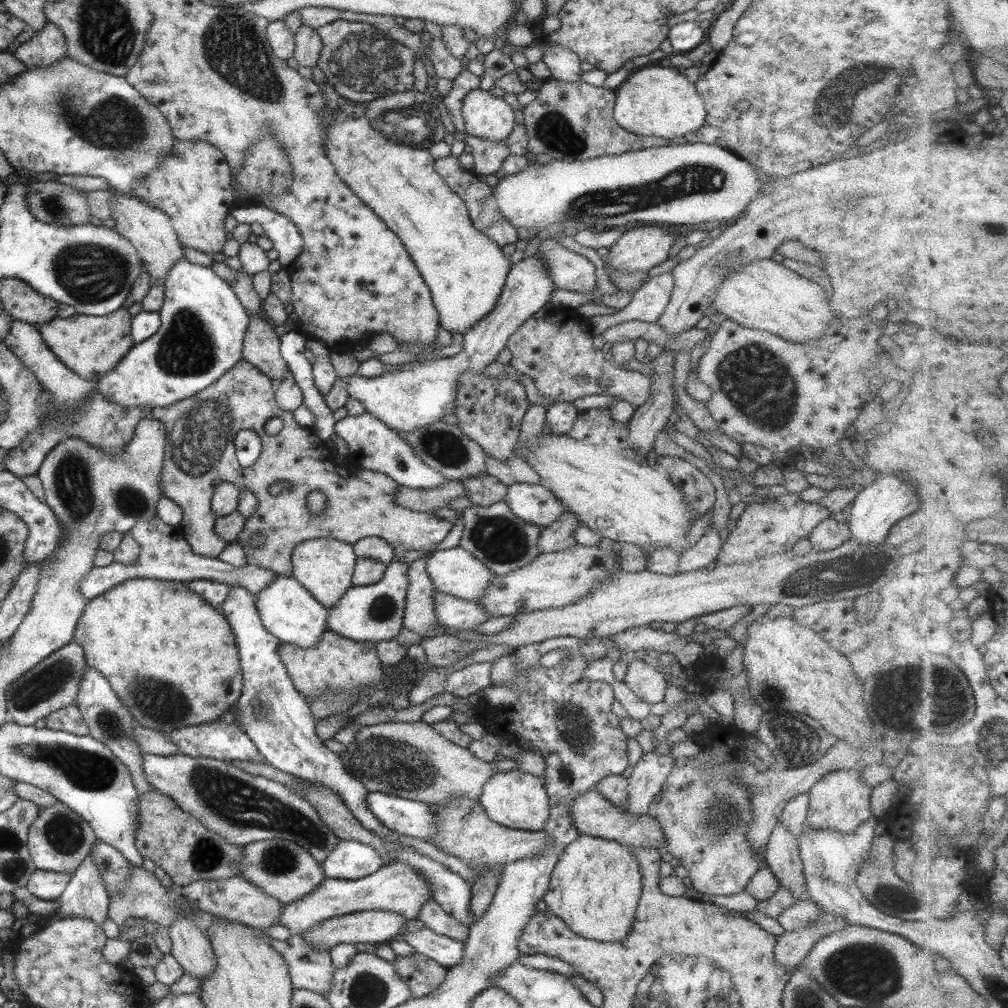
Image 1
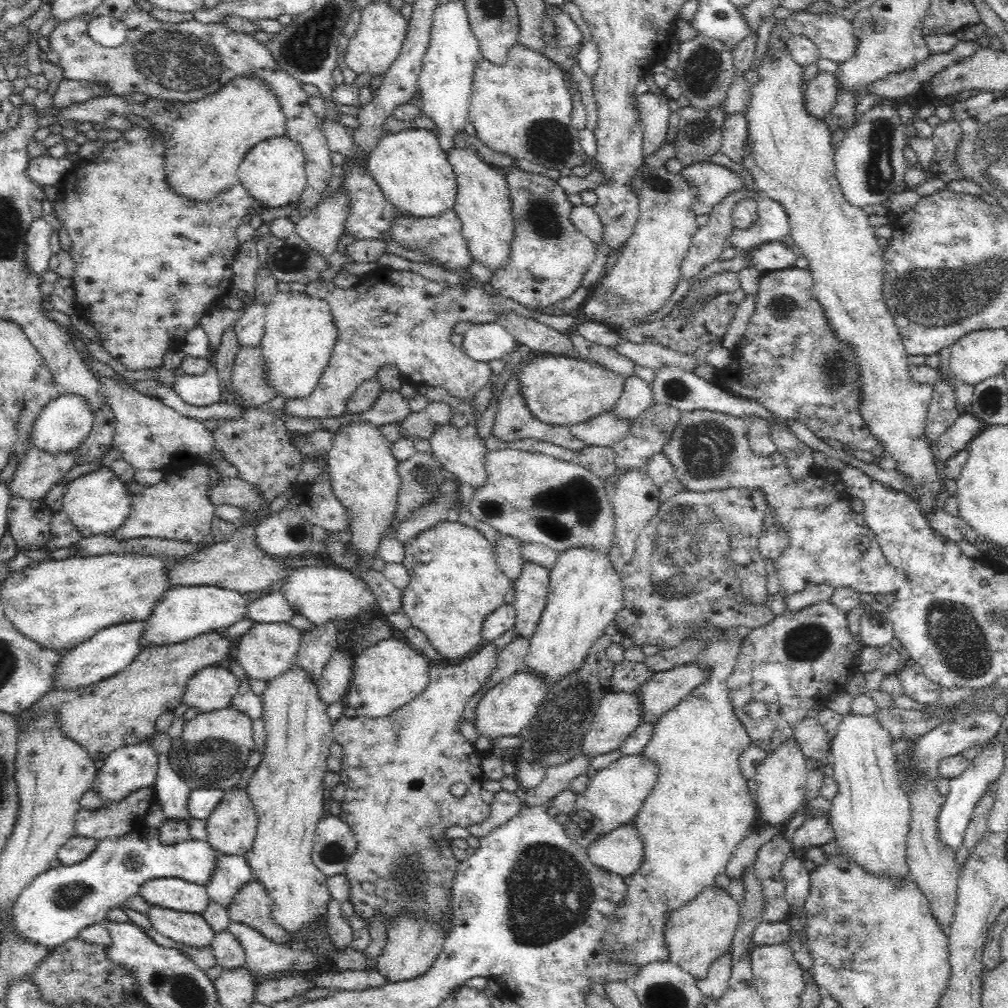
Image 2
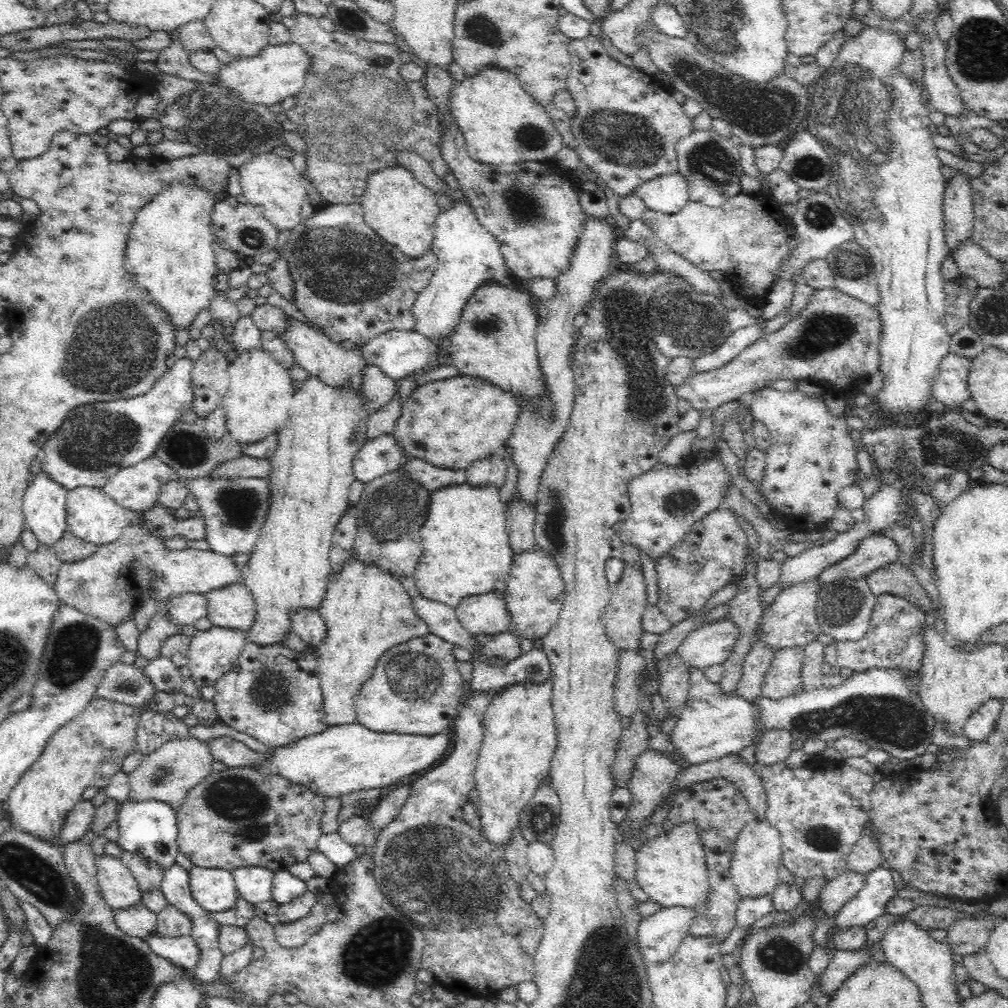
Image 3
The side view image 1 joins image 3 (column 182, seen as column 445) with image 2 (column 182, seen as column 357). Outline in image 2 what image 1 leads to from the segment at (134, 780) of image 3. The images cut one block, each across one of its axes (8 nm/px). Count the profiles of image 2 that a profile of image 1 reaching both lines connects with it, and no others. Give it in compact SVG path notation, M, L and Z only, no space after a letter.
M226 706L209 713L198 713L190 722L185 722L183 732L177 739L171 740L168 762L178 776L186 782L190 790L194 789L232 789L240 780L240 775L246 770L249 754L257 748L252 736L252 721L248 715L238 711L235 707Z

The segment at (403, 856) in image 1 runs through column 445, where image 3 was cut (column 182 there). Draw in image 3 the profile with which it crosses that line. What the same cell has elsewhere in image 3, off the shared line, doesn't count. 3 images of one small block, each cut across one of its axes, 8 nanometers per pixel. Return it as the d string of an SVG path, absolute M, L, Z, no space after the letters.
M172 863L169 867L163 869L164 876L162 876L161 892L165 897L165 900L171 906L178 908L181 912L184 912L192 922L191 938L196 942L196 947L200 949L200 962L193 968L191 974L194 975L196 983L209 983L218 977L220 972L220 963L223 960L223 953L219 946L219 930L220 925L216 923L216 920L210 918L210 913L204 911L204 908L200 907L190 891L190 878L189 872L180 865L180 863Z

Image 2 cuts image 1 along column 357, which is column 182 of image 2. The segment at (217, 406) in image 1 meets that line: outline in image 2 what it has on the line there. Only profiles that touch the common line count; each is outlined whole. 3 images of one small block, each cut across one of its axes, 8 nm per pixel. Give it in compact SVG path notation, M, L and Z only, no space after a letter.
M192 466L152 486L143 486L134 480L126 483L126 490L131 496L131 511L124 524L114 532L114 538L172 539L202 549L213 546L215 542L211 534L211 520L215 516L215 506L208 497L210 467Z

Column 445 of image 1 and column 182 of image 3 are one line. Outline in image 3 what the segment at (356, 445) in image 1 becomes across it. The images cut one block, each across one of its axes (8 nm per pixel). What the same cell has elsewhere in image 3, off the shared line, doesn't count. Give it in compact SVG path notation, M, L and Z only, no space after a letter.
M156 456L146 458L135 466L121 469L103 486L103 491L116 504L127 510L142 512L151 509L158 500L161 486L166 482L182 481L196 498L206 525L205 541L209 549L227 557L248 555L256 545L260 530L270 508L270 481L264 478L181 478Z

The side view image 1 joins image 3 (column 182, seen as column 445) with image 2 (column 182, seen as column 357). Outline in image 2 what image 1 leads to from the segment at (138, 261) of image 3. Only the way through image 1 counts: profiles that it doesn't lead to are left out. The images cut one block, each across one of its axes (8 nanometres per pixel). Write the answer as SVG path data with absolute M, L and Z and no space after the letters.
M254 75L233 78L214 94L194 102L163 101L150 97L144 102L134 103L130 113L146 118L154 129L162 133L162 141L166 147L166 183L179 196L199 202L212 202L233 184L238 184L239 164L245 154L256 146L256 143L267 138L284 136L286 132L286 117L278 97L272 93L266 81Z

